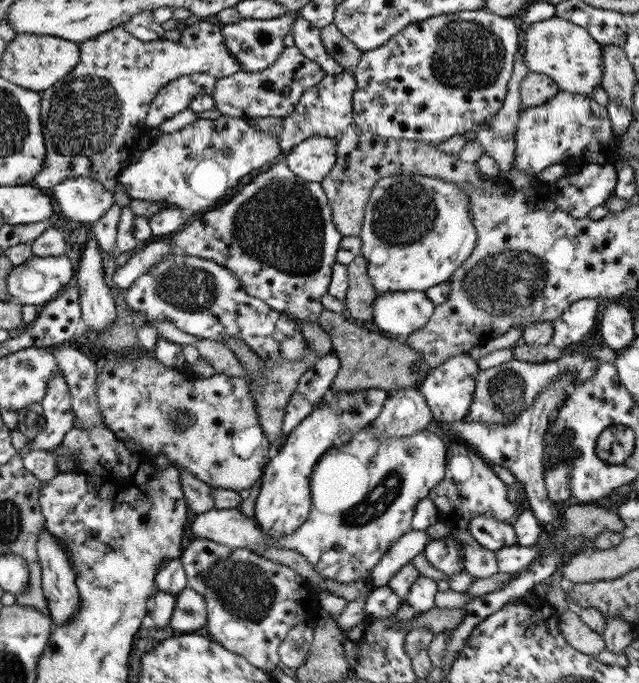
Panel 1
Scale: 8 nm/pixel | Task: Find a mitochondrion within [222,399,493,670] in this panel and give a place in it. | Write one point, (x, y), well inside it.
(377, 501)

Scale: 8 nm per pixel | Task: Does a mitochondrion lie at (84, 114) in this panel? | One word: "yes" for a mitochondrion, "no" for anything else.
yes

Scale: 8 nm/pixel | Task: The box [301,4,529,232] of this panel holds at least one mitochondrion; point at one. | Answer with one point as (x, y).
(469, 54)

